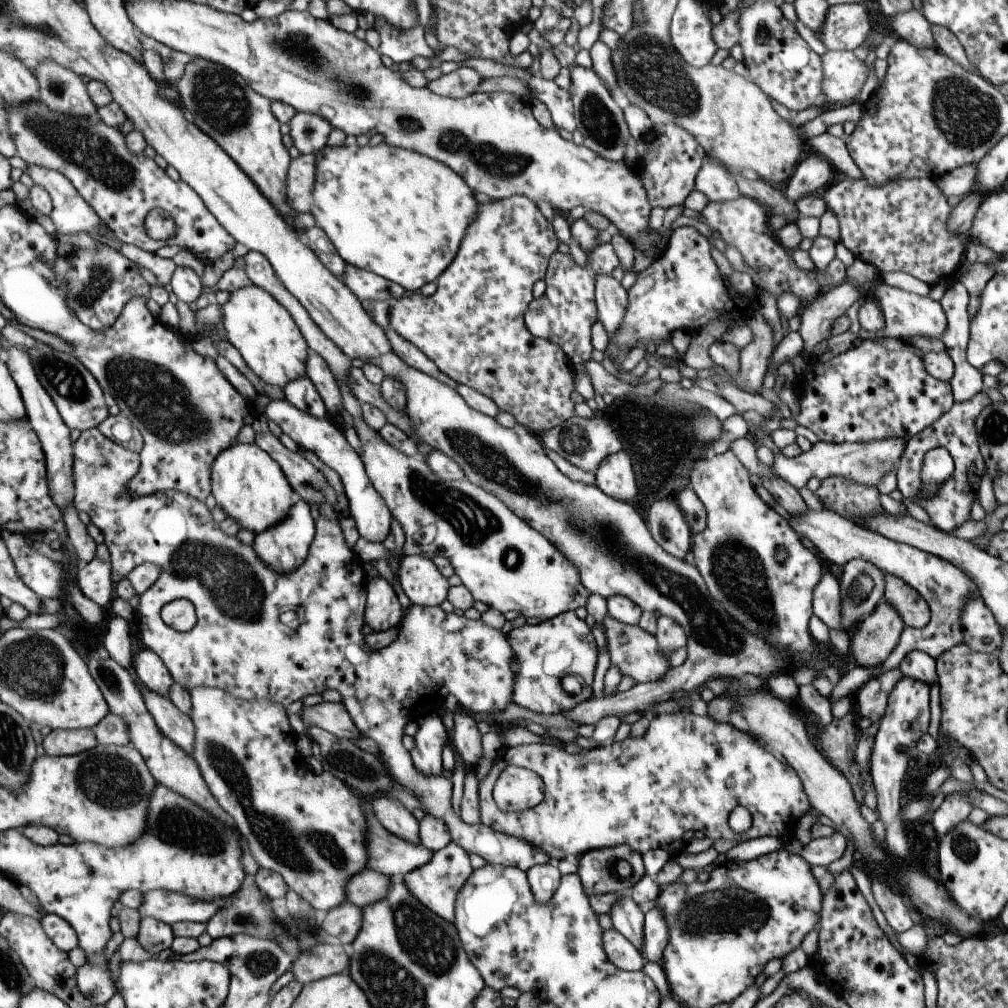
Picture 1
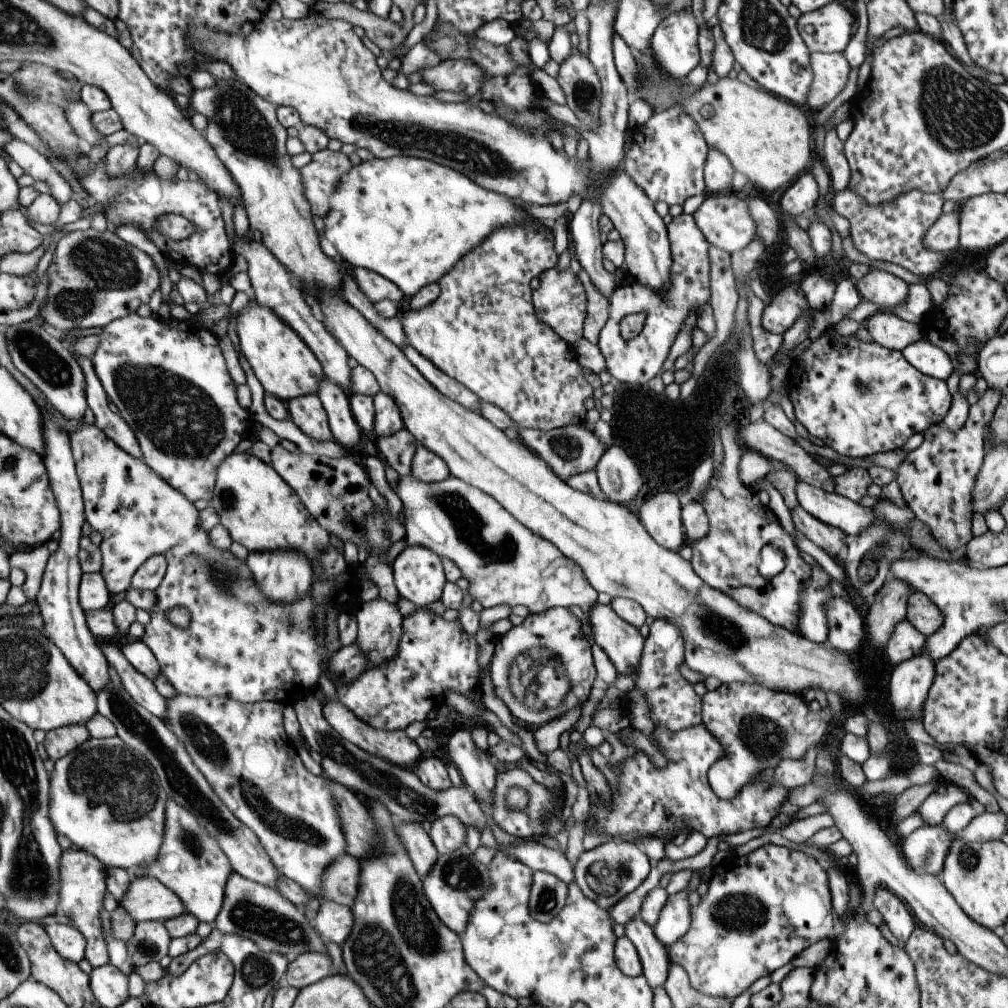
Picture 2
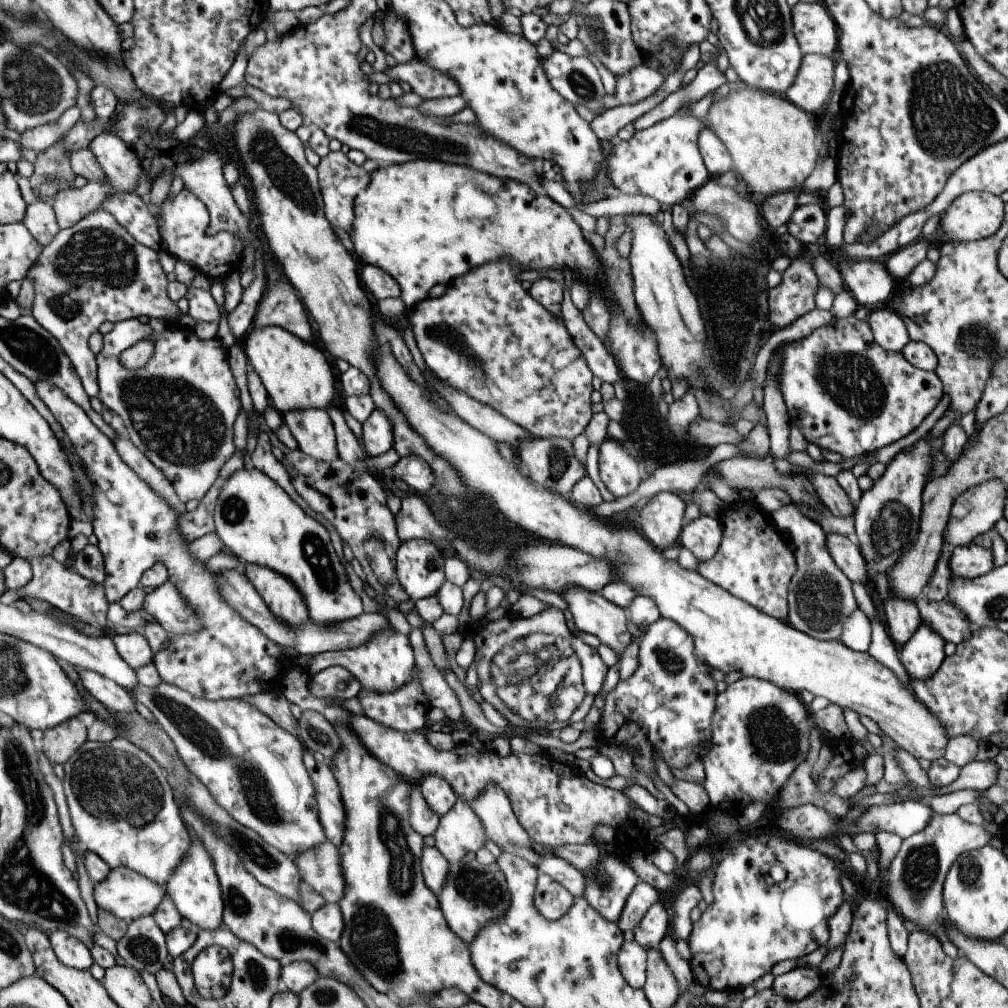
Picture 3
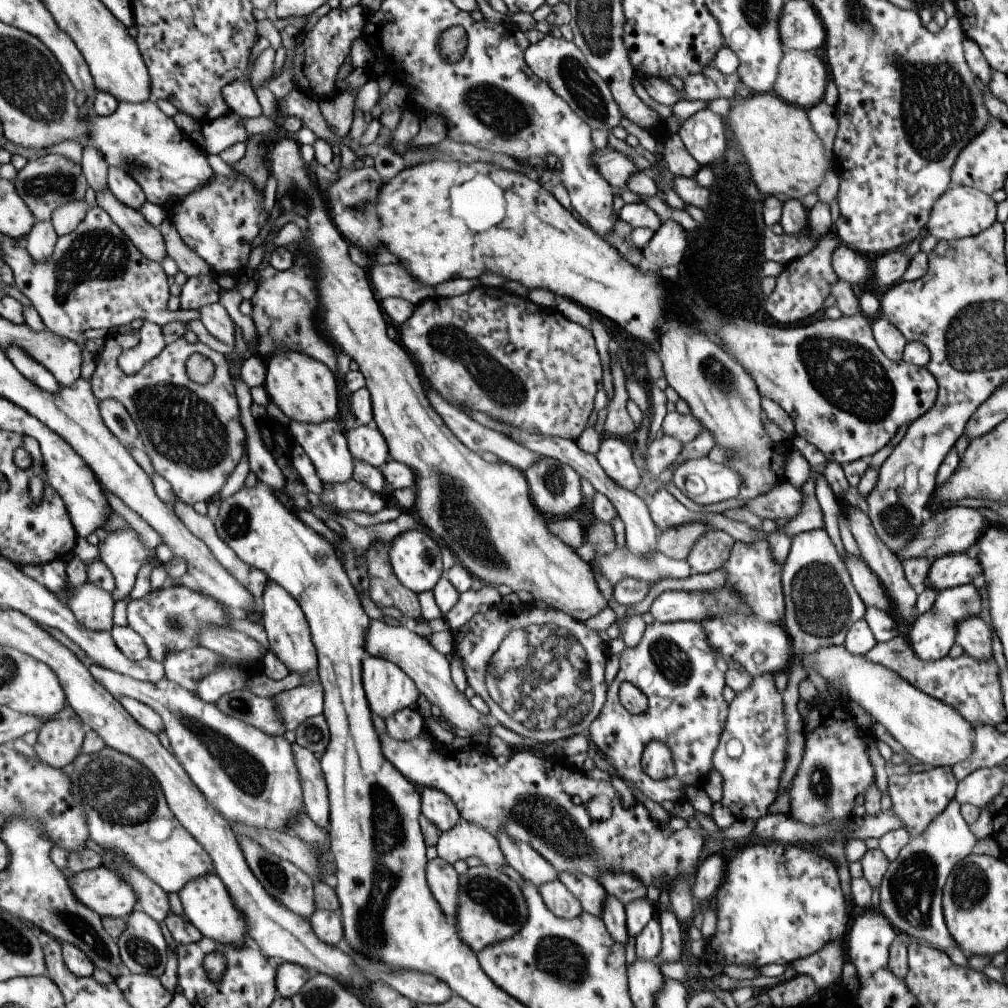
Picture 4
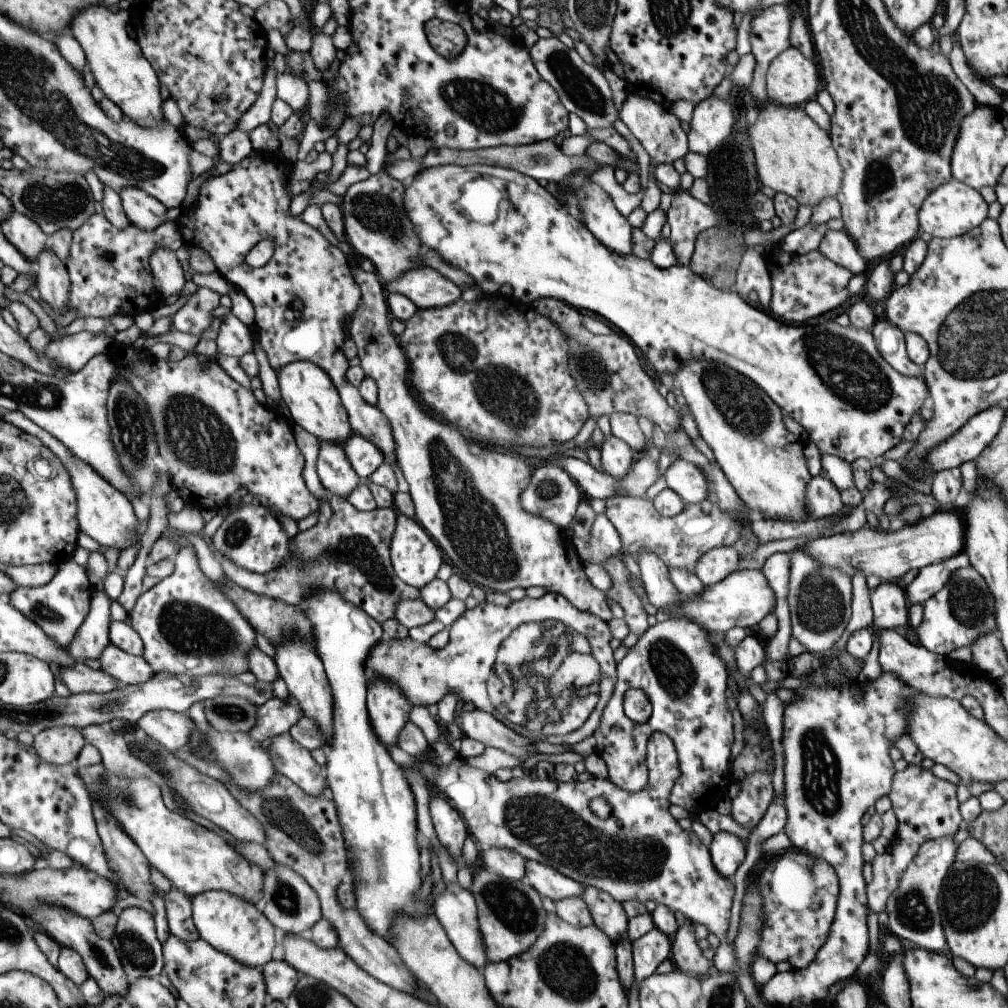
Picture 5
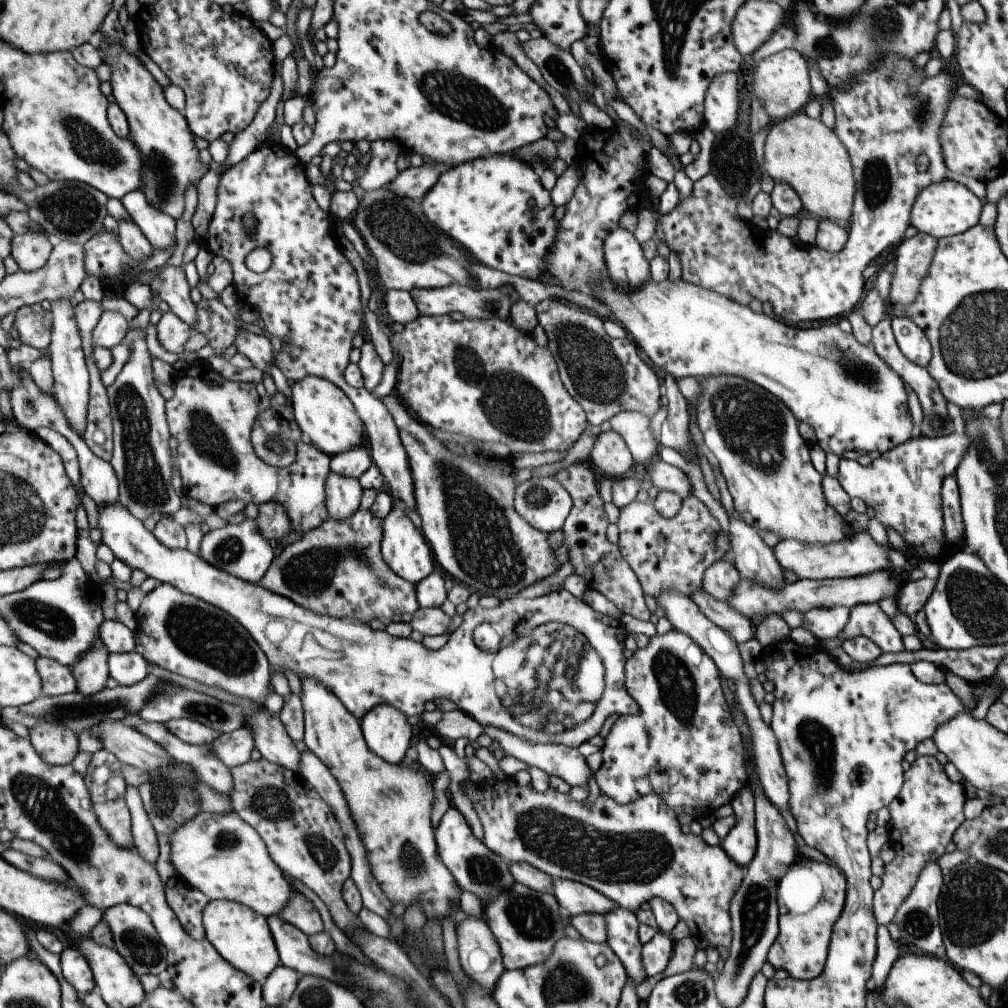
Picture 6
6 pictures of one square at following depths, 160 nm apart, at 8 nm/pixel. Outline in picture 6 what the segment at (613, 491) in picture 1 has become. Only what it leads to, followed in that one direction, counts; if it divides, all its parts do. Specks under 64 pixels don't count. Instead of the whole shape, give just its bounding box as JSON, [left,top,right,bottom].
[586,432,635,478]

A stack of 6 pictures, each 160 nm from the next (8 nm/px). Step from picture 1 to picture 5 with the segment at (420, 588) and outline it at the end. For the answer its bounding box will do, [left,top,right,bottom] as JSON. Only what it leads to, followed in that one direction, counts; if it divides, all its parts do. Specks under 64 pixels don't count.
[388,513,445,589]

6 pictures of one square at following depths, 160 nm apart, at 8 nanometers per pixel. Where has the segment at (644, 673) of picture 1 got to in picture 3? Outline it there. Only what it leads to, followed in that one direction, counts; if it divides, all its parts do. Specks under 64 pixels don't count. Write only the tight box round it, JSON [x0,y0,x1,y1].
[559,586,632,656]

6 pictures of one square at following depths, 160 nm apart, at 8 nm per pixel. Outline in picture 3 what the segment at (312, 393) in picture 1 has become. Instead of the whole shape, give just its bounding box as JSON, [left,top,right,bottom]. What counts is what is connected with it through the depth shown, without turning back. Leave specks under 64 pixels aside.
[282,408,337,462]

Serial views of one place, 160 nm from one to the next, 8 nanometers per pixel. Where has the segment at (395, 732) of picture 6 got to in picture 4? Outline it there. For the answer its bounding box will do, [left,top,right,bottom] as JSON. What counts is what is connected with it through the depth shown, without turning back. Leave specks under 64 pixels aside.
[360,656,416,719]

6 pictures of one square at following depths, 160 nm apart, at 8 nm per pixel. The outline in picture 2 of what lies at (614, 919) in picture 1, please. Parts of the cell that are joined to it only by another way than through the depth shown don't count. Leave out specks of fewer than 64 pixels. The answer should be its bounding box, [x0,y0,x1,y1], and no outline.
[624,916,670,990]

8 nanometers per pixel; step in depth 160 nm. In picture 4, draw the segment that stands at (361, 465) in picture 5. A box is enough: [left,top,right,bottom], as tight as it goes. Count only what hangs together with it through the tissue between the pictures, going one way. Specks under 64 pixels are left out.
[344,425,388,469]

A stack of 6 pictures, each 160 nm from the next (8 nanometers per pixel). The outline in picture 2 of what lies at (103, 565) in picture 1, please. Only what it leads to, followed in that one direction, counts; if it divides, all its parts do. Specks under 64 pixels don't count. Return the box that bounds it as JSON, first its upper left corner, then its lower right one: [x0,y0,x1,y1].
[78,573,111,613]

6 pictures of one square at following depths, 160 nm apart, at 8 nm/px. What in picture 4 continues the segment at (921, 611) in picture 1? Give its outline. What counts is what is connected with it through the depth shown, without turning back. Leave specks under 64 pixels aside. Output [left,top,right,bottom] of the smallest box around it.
[955,617,992,661]

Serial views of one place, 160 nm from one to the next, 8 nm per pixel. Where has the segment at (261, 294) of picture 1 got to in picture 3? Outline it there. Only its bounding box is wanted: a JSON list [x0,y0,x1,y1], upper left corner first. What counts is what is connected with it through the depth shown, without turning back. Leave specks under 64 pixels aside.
[241,326,336,416]

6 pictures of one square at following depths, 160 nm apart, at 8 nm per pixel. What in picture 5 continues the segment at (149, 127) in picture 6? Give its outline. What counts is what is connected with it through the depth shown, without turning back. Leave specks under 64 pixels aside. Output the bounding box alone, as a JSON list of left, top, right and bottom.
[69,4,162,127]

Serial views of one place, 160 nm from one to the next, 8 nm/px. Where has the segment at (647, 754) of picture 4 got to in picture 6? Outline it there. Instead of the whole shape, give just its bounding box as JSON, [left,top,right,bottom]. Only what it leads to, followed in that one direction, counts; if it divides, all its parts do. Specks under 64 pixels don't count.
[460,778,745,948]

